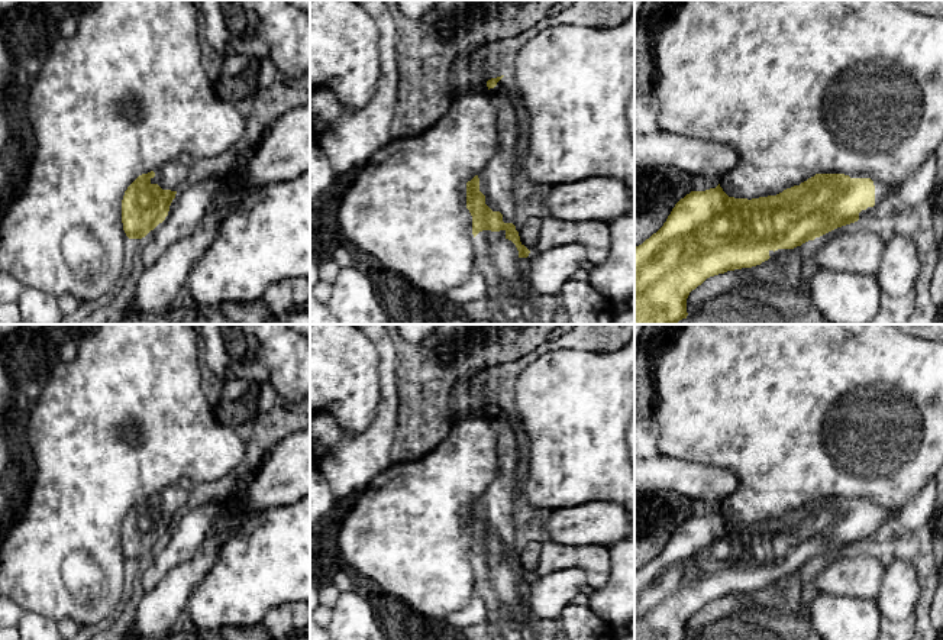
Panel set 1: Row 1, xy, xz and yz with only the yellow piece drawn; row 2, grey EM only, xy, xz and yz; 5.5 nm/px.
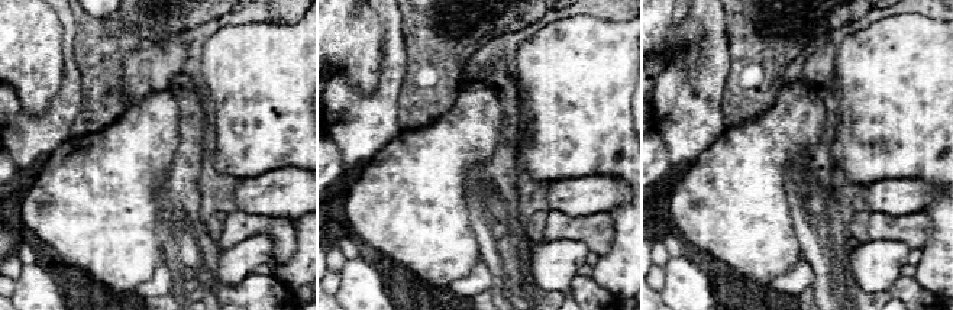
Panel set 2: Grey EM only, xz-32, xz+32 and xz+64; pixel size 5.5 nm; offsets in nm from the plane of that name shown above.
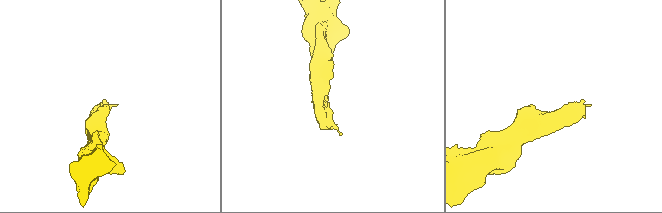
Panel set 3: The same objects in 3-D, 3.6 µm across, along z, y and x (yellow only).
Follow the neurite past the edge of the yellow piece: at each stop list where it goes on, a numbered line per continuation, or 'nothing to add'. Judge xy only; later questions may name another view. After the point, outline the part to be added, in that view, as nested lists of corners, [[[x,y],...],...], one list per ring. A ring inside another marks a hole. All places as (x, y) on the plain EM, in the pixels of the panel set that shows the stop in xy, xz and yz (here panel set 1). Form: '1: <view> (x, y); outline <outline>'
1: xy (171, 500); outline [[[183,478],[171,487],[156,492],[155,501],[151,502],[151,508],[158,508],[162,514],[180,515],[184,507],[188,504],[194,492],[194,484]]]

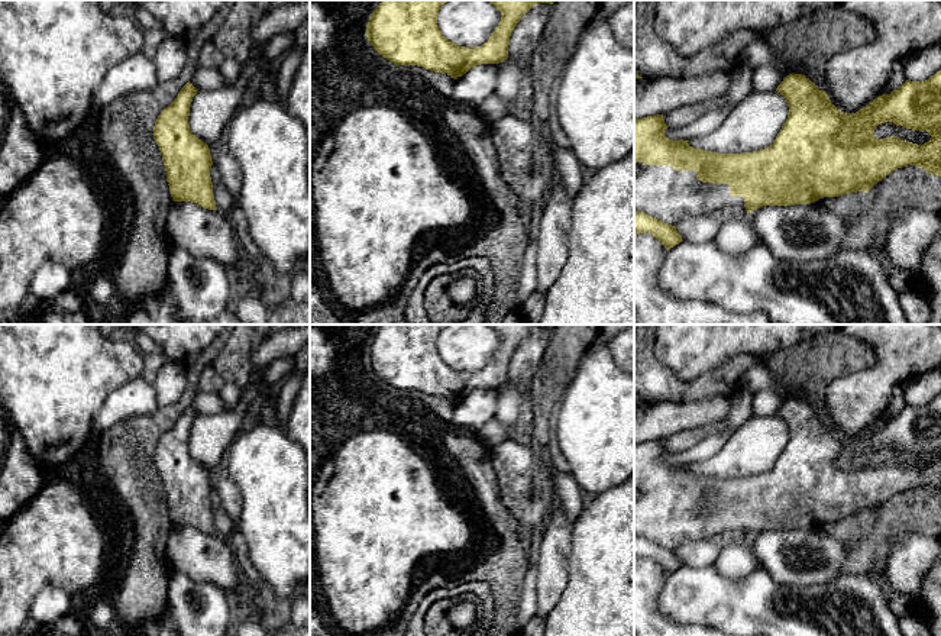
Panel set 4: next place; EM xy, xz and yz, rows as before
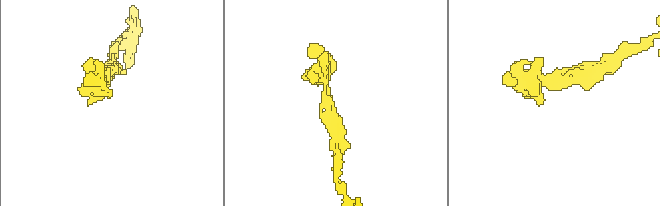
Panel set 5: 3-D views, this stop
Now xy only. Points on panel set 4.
nothing to add

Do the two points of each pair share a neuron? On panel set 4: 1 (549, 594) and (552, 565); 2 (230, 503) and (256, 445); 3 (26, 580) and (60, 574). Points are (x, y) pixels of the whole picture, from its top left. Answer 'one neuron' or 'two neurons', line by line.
1: one neuron
2: two neurons
3: one neuron

